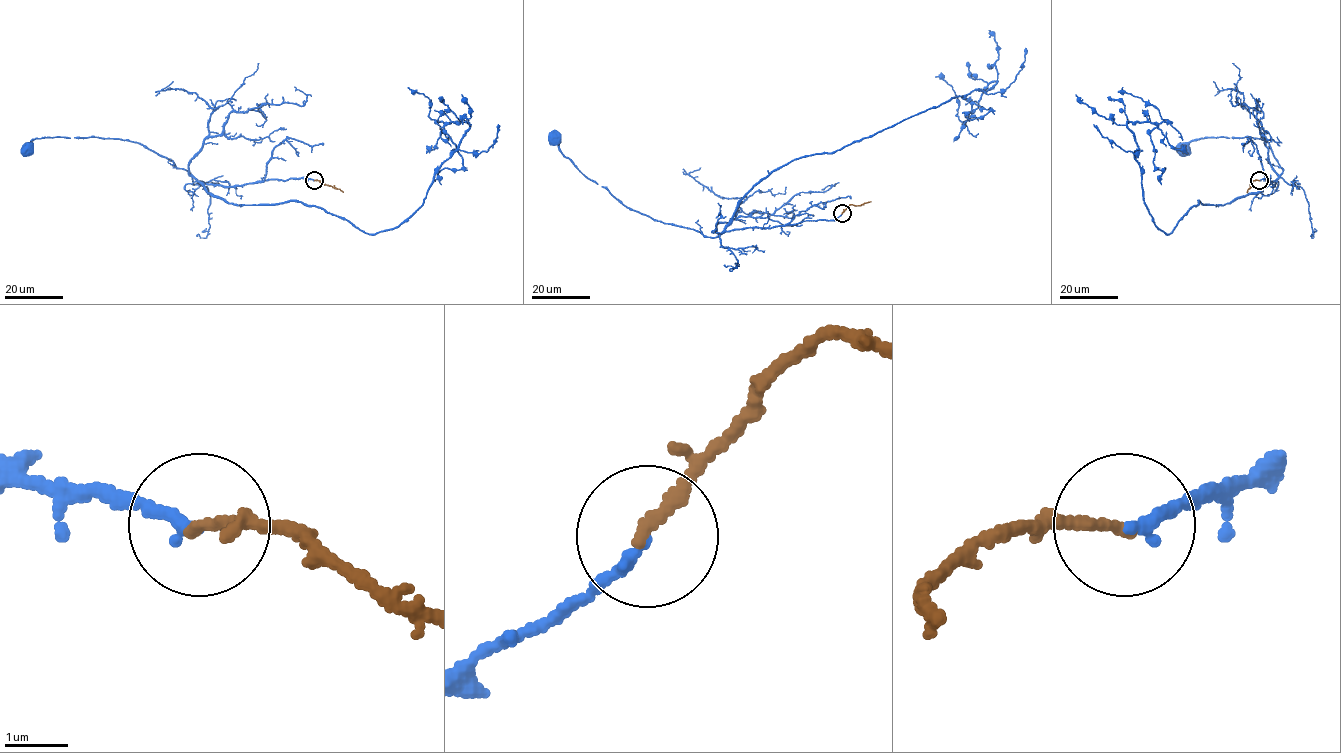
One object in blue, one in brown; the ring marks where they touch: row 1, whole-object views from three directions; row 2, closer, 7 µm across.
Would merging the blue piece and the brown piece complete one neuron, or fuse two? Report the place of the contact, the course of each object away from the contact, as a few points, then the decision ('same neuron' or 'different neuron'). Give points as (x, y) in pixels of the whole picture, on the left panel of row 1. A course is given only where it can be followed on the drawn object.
(314, 180) | blue via (314, 180), (205, 184), (138, 143), (117, 138), (42, 137), (31, 141), (27, 149) | brown via (314, 180), (343, 192) | same neuron

